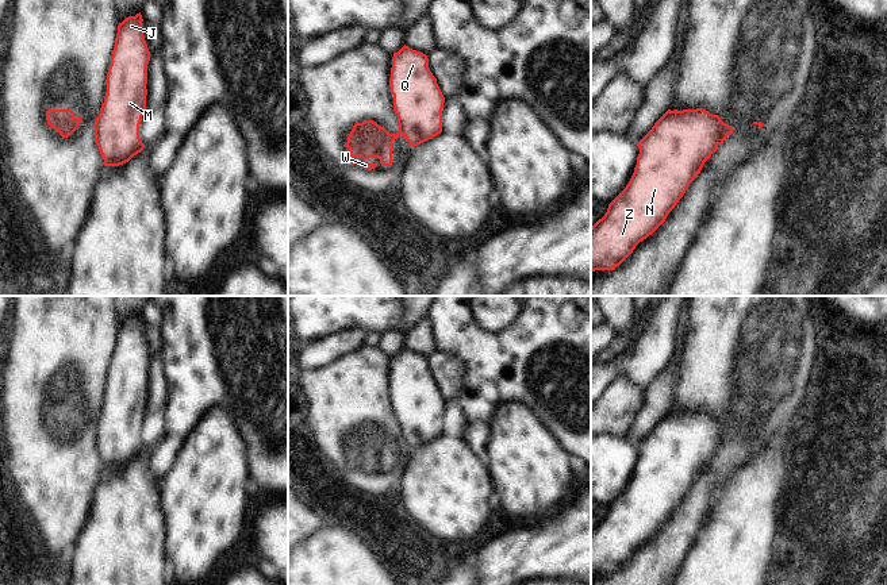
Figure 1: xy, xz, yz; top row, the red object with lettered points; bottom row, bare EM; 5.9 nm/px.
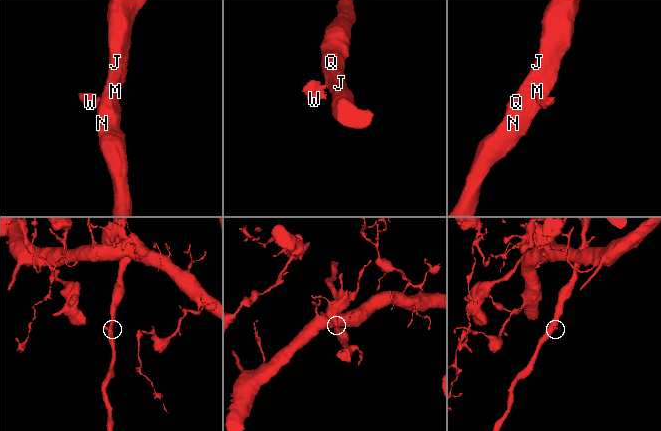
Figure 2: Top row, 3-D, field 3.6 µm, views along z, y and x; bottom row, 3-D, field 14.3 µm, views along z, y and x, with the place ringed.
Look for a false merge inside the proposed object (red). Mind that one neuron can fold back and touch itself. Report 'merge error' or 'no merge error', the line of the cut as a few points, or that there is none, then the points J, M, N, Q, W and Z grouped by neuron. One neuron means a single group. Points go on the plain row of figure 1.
merge error | yz (722, 424), (722, 437), (717, 446) | J M N Q Z / W

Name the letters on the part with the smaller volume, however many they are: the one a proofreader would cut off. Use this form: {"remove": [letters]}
{"remove": ["W"]}

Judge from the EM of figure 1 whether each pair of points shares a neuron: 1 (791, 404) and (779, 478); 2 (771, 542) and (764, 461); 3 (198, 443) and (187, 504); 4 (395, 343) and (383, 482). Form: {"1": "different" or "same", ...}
{"1": "different", "2": "same", "3": "same", "4": "different"}

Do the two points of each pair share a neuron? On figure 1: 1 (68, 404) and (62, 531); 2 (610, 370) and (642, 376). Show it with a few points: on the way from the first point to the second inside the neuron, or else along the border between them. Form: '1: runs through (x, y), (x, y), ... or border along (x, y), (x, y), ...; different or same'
1: runs through (62, 435), (62, 500); same
2: runs through (618, 370), (634, 369); same

